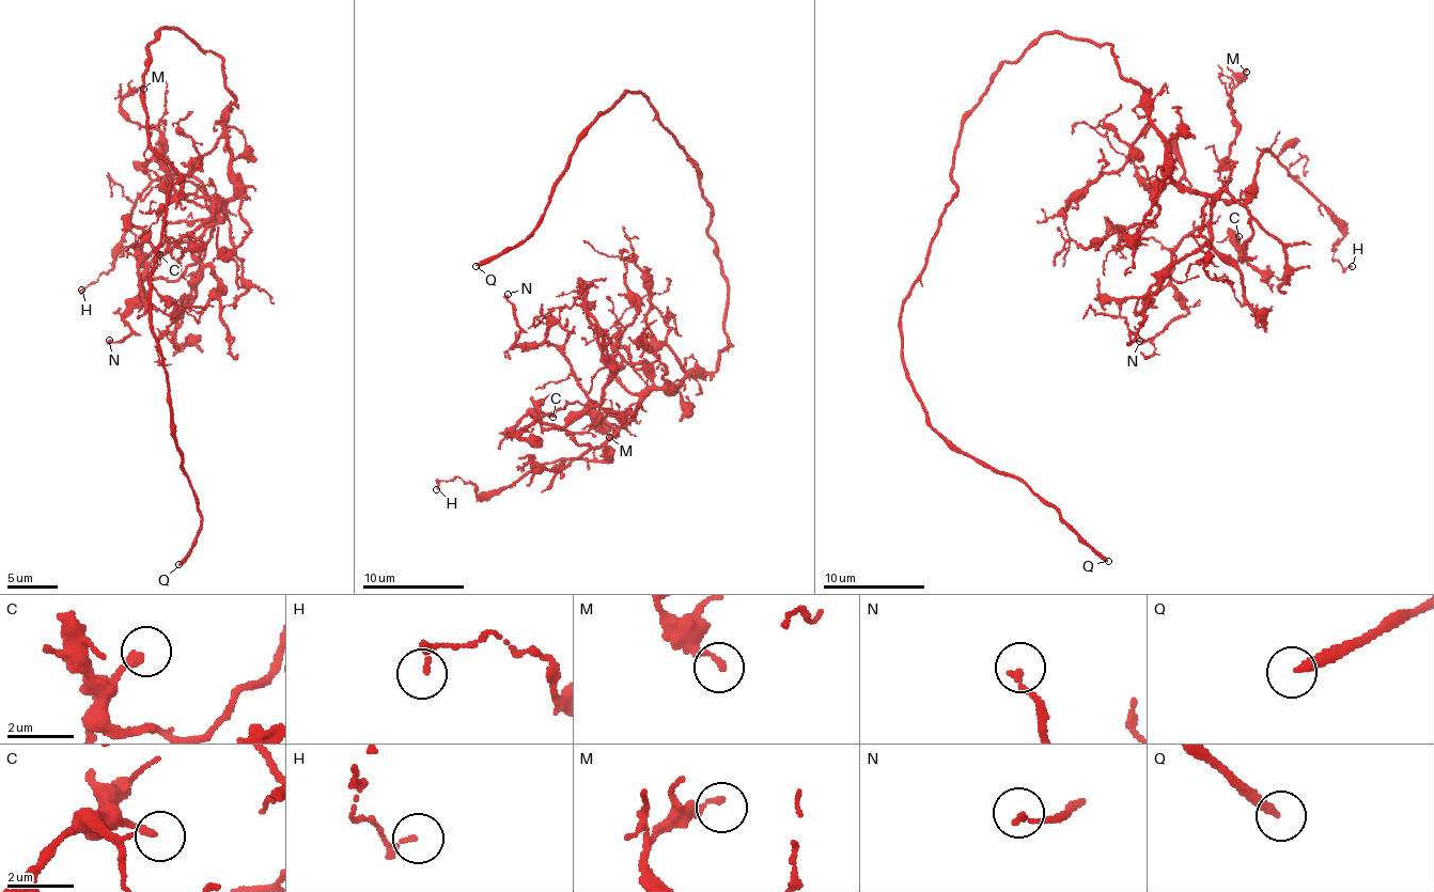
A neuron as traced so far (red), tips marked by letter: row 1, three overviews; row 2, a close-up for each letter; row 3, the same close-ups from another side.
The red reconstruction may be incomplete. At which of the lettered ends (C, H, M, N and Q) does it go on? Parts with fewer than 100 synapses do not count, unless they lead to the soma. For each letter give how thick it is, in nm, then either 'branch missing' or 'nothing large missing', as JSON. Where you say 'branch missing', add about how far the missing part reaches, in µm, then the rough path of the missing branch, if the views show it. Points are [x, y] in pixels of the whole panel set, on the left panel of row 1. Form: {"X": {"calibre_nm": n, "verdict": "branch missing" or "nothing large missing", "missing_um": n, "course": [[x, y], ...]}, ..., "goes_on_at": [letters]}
{"C": {"calibre_nm": 200, "verdict": "nothing large missing"}, "H": {"calibre_nm": 170, "verdict": "nothing large missing"}, "M": {"calibre_nm": 170, "verdict": "nothing large missing"}, "N": {"calibre_nm": 150, "verdict": "nothing large missing"}, "Q": {"calibre_nm": 240, "verdict": "branch missing", "missing_um": 25}, "goes_on_at": ["Q"]}

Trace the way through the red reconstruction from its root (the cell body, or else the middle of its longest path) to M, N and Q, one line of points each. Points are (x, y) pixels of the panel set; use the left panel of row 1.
M: (146, 50), (165, 28), (222, 59), (235, 97), (223, 218), (167, 172), (160, 132), (122, 107), (143, 89)
N: (146, 50), (165, 28), (222, 59), (234, 192), (222, 220), (139, 263), (129, 330), (109, 340)
Q: (146, 50), (141, 94), (149, 146), (180, 175), (149, 309), (174, 441), (201, 518), (178, 564)

